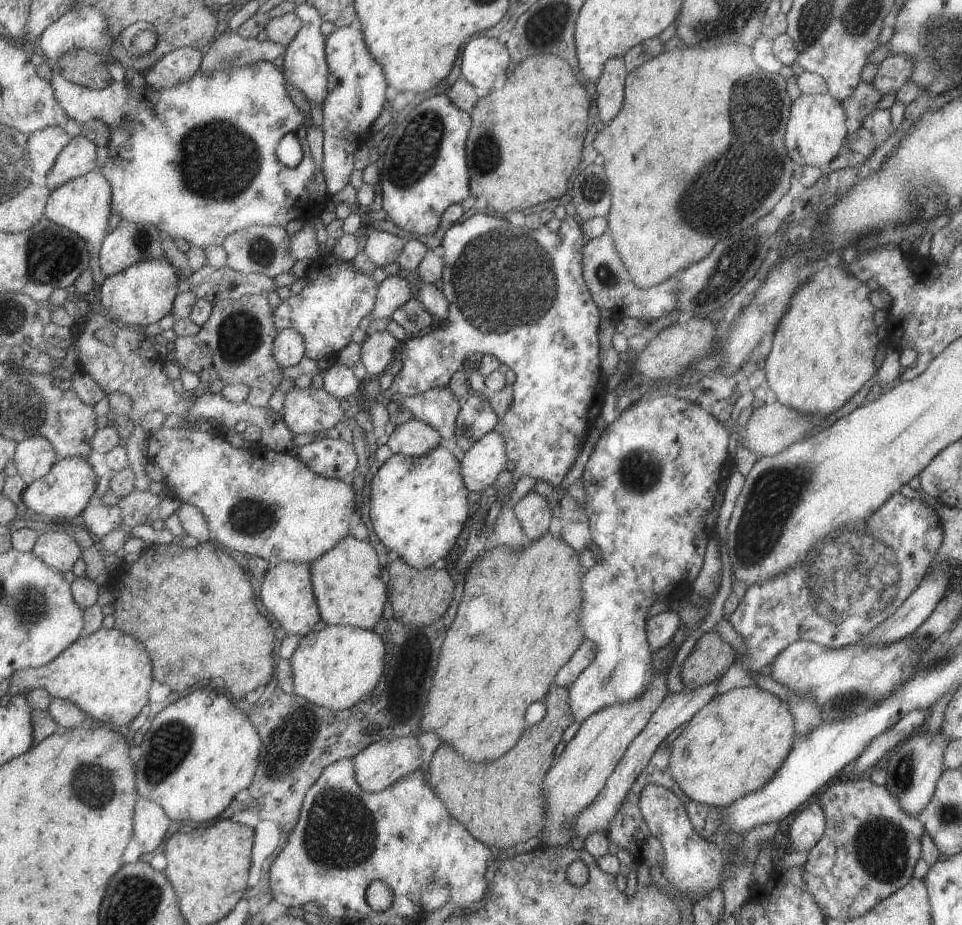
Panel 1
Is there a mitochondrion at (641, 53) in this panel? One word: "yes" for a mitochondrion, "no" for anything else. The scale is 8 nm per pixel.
no

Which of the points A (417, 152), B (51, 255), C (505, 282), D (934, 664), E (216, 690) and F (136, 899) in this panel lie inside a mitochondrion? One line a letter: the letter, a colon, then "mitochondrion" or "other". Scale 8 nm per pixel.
A: mitochondrion
B: mitochondrion
C: mitochondrion
D: mitochondrion
E: other
F: mitochondrion

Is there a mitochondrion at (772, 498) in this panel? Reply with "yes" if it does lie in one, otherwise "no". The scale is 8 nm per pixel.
yes

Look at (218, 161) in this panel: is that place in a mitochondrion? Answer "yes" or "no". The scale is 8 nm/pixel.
yes

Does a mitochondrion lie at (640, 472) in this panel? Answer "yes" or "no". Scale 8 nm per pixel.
yes

